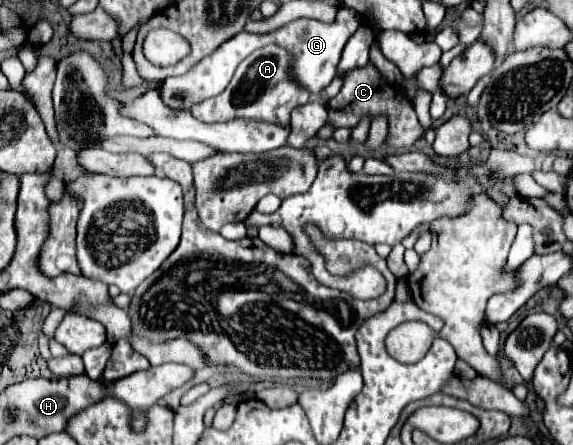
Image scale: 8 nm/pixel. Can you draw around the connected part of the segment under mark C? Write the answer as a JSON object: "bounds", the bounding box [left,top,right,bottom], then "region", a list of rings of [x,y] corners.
{"bounds":[325,61,425,149],"region":[[[369,61],[365,67],[339,73],[339,77],[343,79],[341,91],[339,91],[333,99],[329,99],[329,101],[325,103],[325,109],[327,109],[327,113],[329,113],[327,125],[331,125],[333,129],[339,129],[339,127],[353,129],[353,127],[359,125],[359,121],[361,121],[365,115],[369,115],[371,119],[375,119],[375,117],[379,117],[379,115],[385,115],[385,117],[387,117],[387,123],[389,123],[389,133],[387,133],[385,143],[391,145],[391,147],[395,147],[395,149],[411,147],[411,145],[425,133],[425,129],[423,129],[421,123],[417,121],[413,103],[405,97],[403,85],[389,83],[389,79],[387,79],[371,61]]]}

